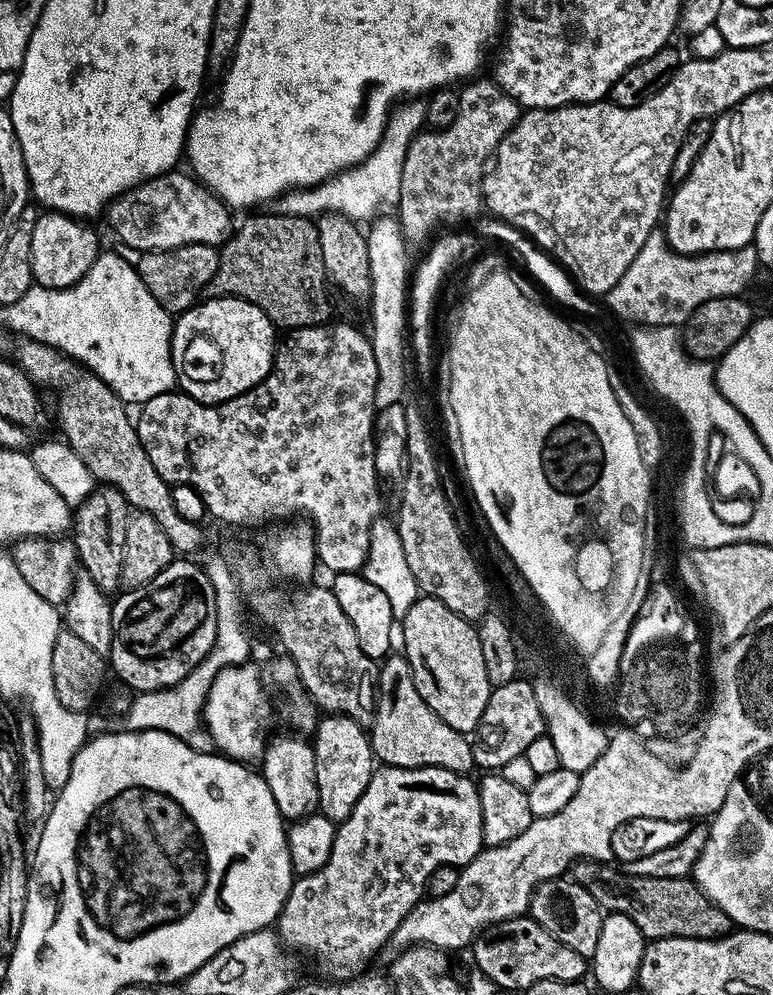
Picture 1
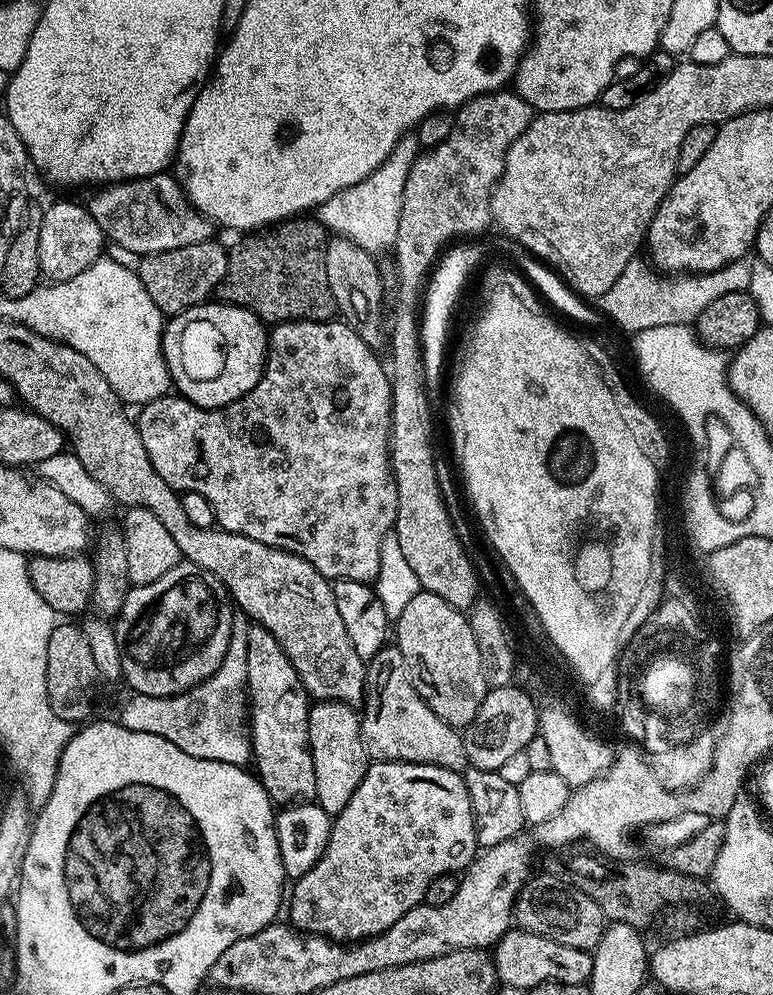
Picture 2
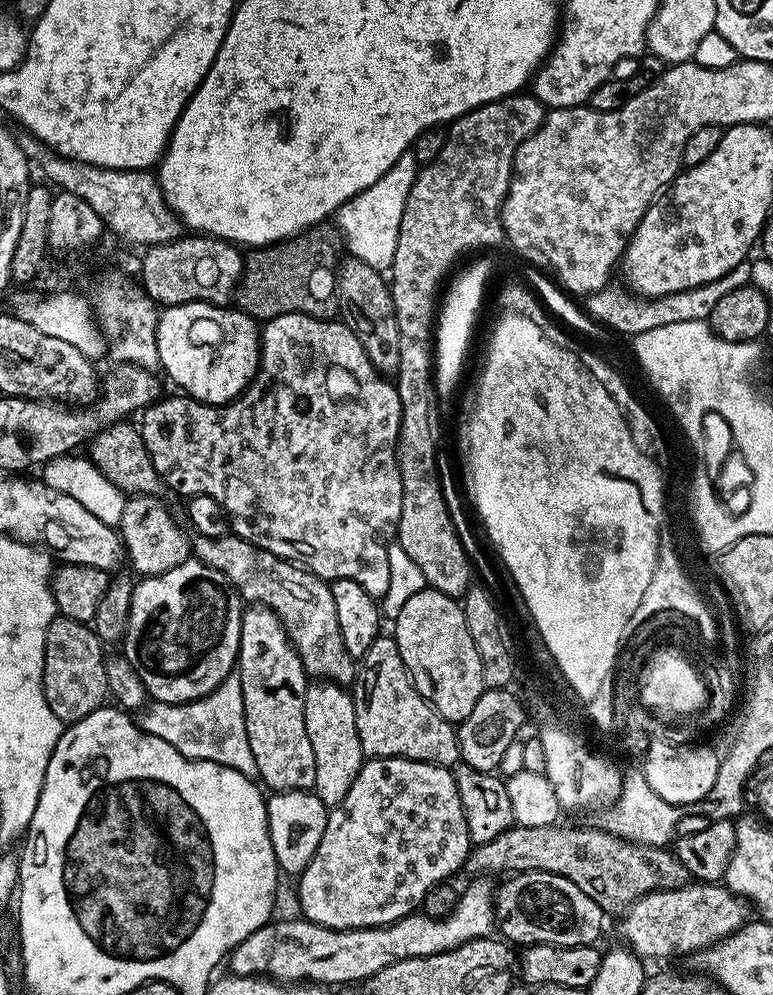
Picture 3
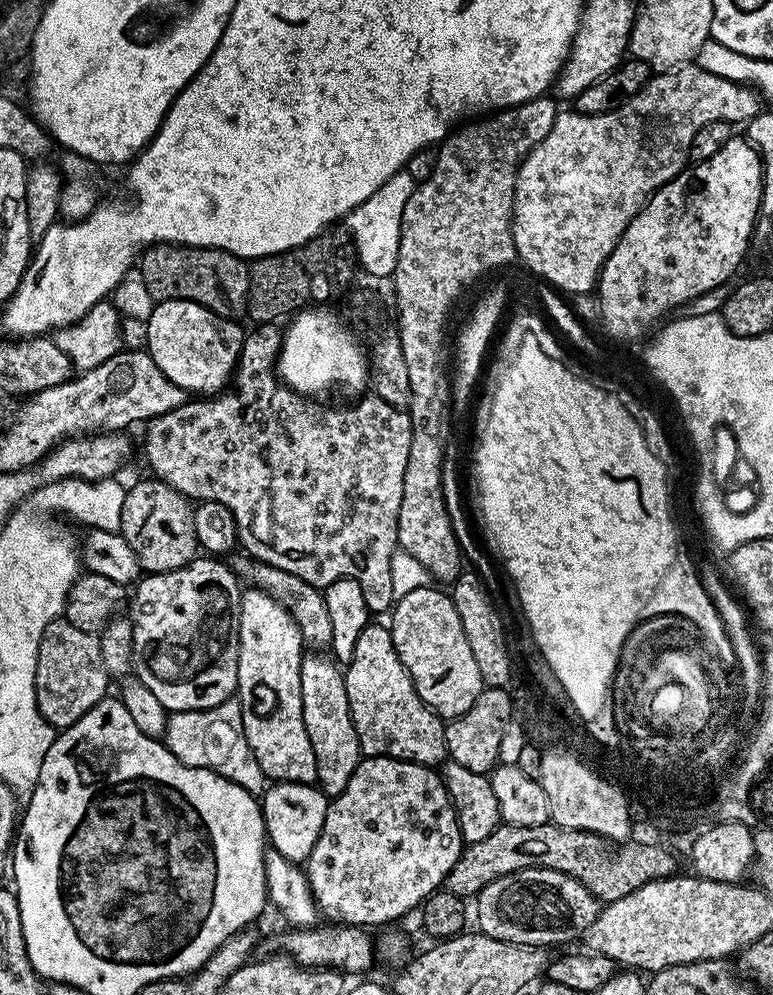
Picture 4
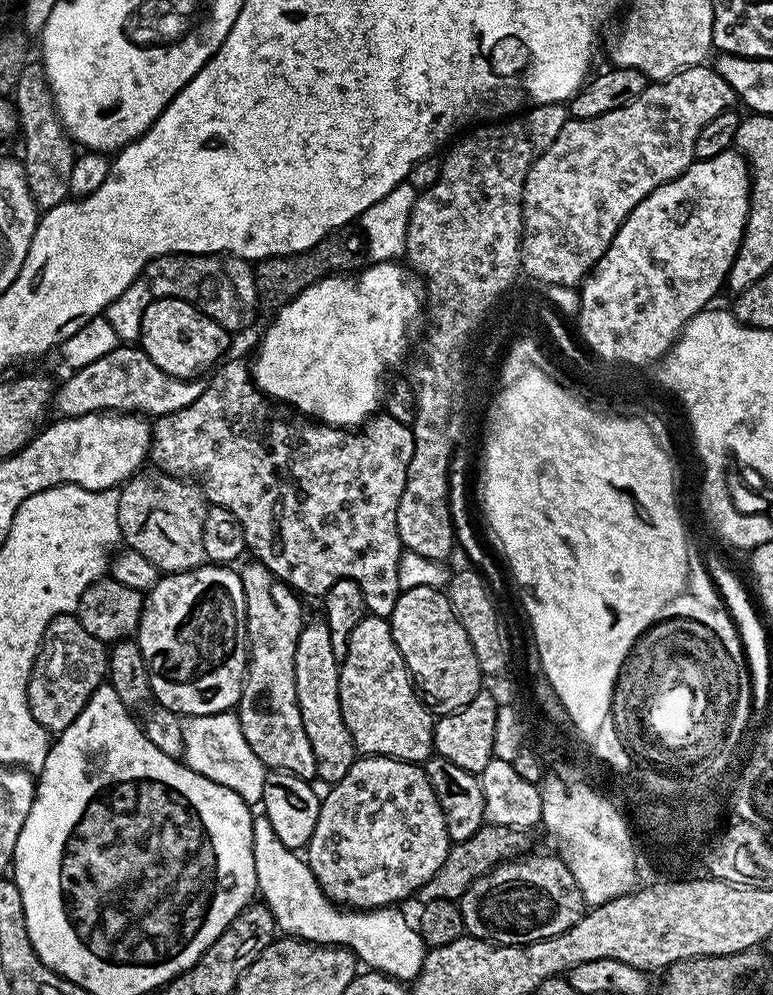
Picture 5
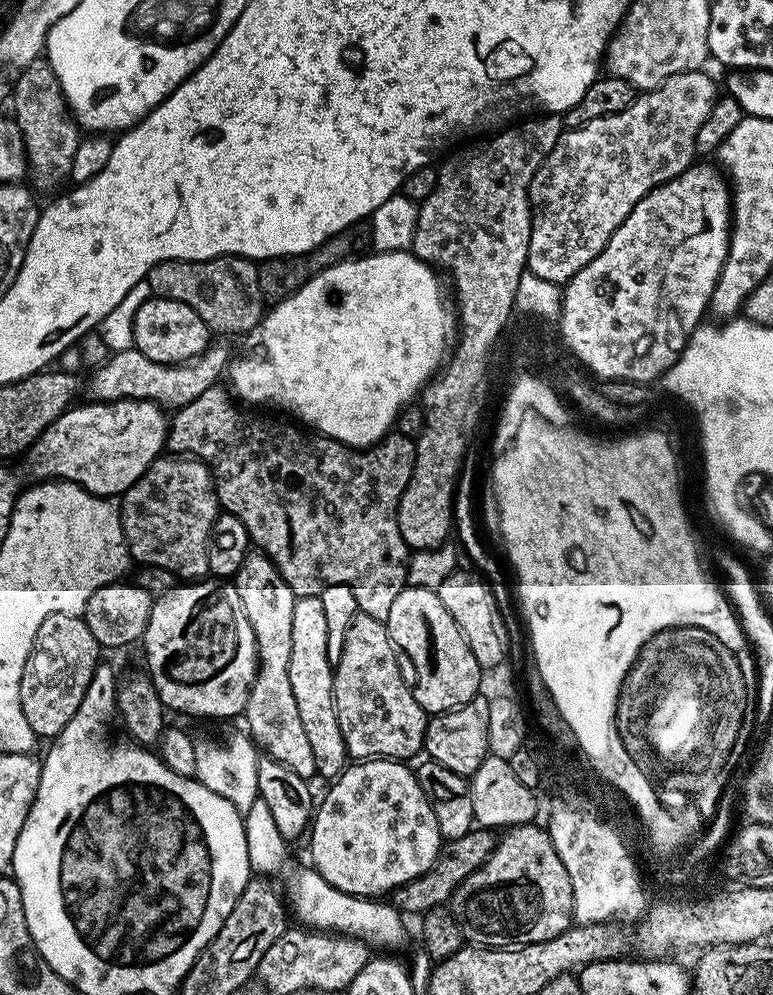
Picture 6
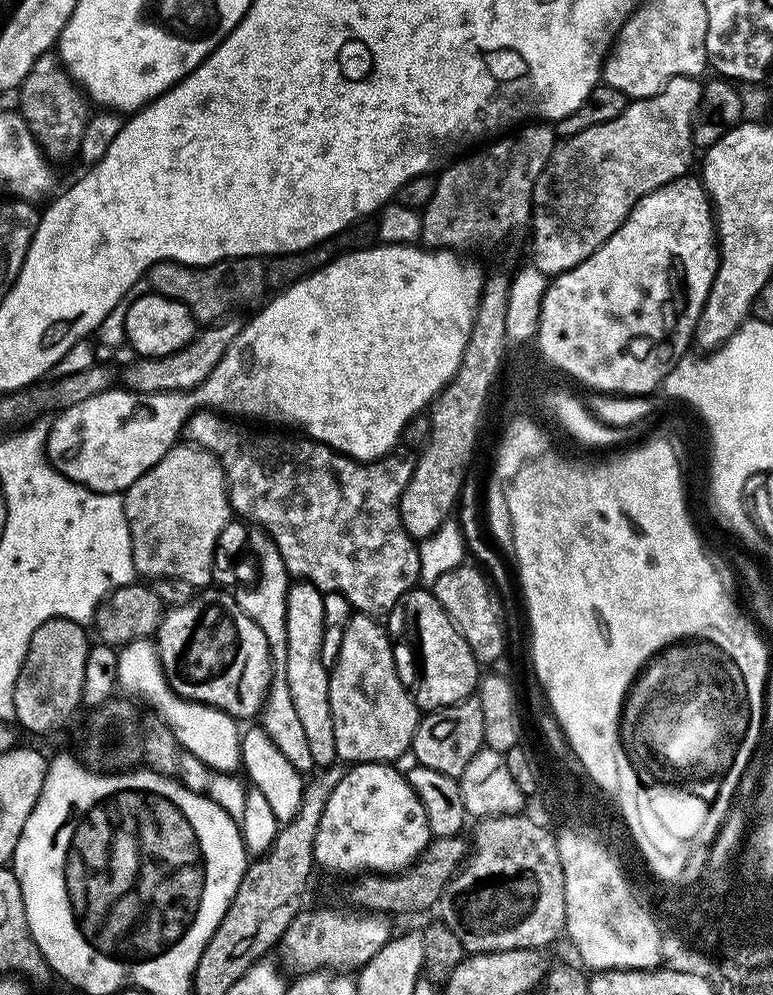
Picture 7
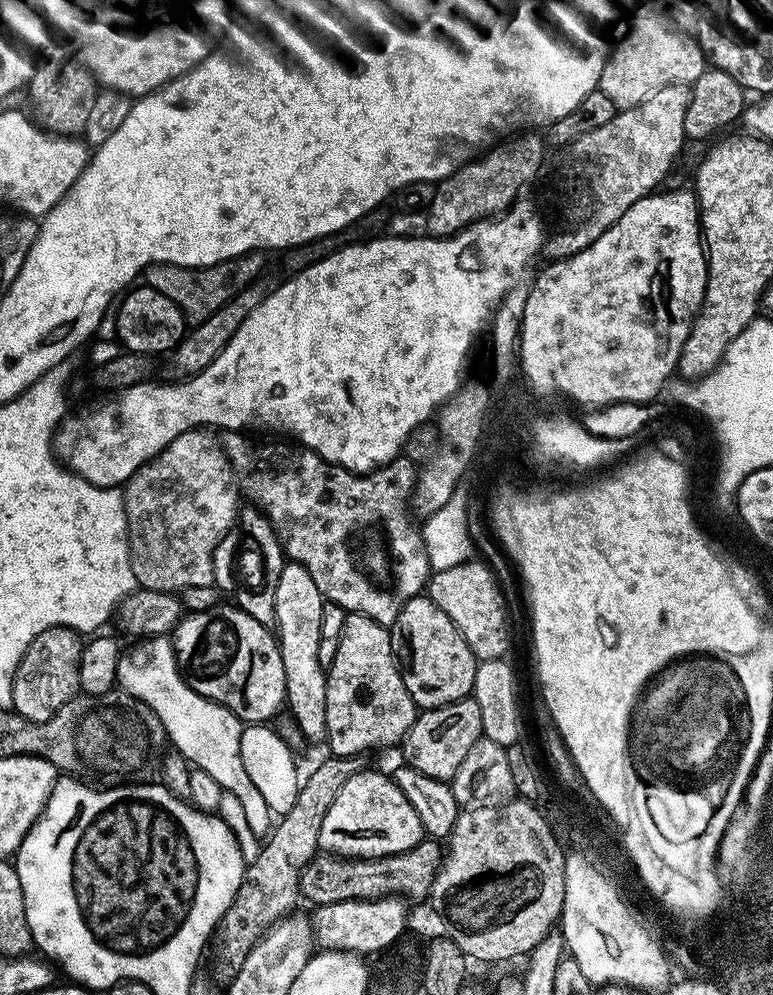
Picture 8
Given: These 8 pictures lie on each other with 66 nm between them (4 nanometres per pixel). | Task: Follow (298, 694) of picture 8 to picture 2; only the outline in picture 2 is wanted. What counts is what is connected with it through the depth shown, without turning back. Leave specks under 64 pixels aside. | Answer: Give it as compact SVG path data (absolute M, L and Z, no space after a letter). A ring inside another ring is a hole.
M333 700L313 703L308 710L308 741L314 758L315 803L335 818L354 798L354 790L358 790L358 782L362 782L370 763L360 733L360 712L353 705Z

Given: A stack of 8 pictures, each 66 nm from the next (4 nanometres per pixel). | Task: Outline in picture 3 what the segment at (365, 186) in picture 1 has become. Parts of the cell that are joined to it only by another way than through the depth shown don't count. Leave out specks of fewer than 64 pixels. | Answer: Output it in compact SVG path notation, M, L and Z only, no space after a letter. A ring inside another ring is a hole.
M410 150L404 152L402 158L398 158L398 162L394 162L394 166L390 166L390 170L386 170L386 174L378 178L378 182L374 182L374 186L366 186L362 194L347 200L334 213L334 223L340 229L343 247L351 259L366 262L366 266L370 266L378 273L391 269L394 249L398 246L398 226L402 226L402 210L406 210L406 198L410 198L410 186L414 186L417 171L418 165L414 153Z

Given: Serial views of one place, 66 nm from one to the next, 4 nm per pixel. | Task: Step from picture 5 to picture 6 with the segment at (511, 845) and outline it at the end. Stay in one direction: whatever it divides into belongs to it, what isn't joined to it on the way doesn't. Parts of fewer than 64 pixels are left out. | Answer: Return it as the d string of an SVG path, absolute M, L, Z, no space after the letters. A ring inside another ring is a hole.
M482 827L467 832L462 838L447 841L441 847L440 856L434 862L432 869L397 888L391 893L390 903L404 914L409 912L423 914L432 908L447 905L451 901L454 890L458 890L458 886L466 882L466 878L470 878L474 870L481 868L492 857L492 852L496 849L496 841L497 837L489 829Z

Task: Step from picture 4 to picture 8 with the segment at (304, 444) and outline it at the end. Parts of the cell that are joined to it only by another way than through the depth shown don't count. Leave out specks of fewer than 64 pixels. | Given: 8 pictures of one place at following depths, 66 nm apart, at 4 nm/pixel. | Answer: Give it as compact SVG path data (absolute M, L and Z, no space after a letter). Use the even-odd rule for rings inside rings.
M225 431L222 436L222 443L224 445L224 452L228 456L228 461L230 462L230 466L232 467L232 475L236 478L236 486L237 489L242 493L243 499L244 496L248 499L247 503L249 505L255 506L259 511L263 512L264 516L267 518L269 522L272 523L272 529L275 530L276 536L280 540L280 544L284 547L284 555L287 557L291 563L300 564L304 569L310 574L310 578L314 578L314 586L318 586L318 590L324 596L325 601L329 604L336 604L339 608L344 609L345 613L349 612L359 612L362 616L370 617L374 622L378 622L379 624L385 626L391 626L396 623L396 619L398 618L398 614L402 610L402 606L410 599L415 596L421 595L425 591L426 585L430 579L430 569L428 567L428 558L427 552L424 549L424 542L421 536L421 529L417 527L415 524L412 525L412 520L414 521L413 513L410 511L410 501L412 498L412 491L414 490L414 486L416 485L416 473L418 471L417 461L411 460L410 457L406 455L398 455L389 462L389 464L384 464L380 468L376 468L373 472L351 472L350 470L346 470L340 464L329 464L328 461L324 460L317 452L312 452L309 448L301 446L296 442L284 442L288 444L259 444L256 440L251 440L251 435L245 434L244 432L230 432Z

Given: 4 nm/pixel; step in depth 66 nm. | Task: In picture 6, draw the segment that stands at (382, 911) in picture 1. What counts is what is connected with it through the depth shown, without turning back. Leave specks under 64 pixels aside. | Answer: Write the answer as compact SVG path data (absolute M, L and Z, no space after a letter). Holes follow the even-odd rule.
M361 760L345 767L331 781L329 788L332 789L325 794L321 804L319 801L310 821L310 864L330 886L354 896L384 898L434 866L442 847L438 818L434 818L434 810L426 794L422 794L422 786L418 786L415 771L408 767L407 763L398 760Z

